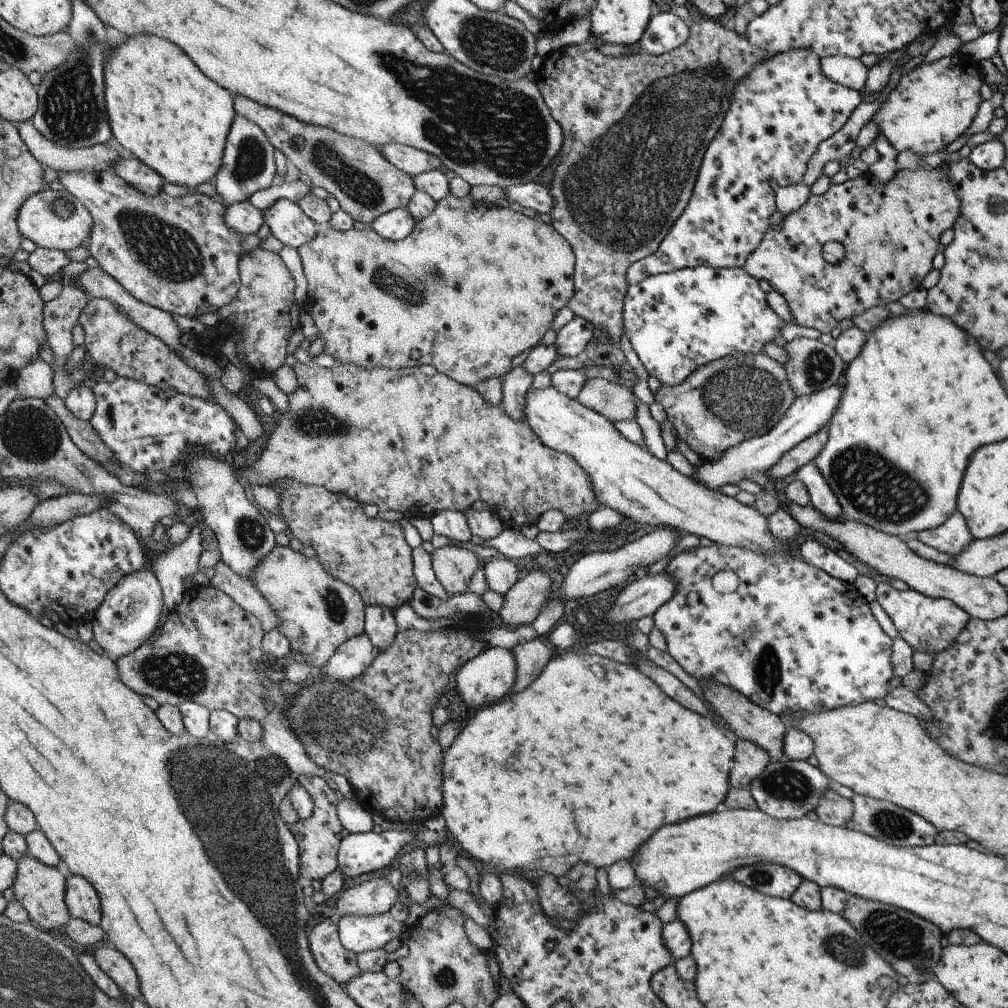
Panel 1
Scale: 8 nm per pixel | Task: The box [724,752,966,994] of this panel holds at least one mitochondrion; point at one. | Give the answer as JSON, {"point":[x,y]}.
{"point":[899,936]}

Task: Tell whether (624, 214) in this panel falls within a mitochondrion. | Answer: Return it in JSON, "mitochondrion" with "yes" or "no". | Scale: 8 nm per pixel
{"mitochondrion":"yes"}

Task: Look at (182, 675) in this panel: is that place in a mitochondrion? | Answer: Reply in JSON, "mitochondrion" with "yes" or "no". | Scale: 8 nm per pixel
{"mitochondrion":"yes"}

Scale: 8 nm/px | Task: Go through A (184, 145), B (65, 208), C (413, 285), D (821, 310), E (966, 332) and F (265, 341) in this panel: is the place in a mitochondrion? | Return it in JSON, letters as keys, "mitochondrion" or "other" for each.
{"A":"other","B":"mitochondrion","C":"mitochondrion","D":"other","E":"other","F":"other"}

